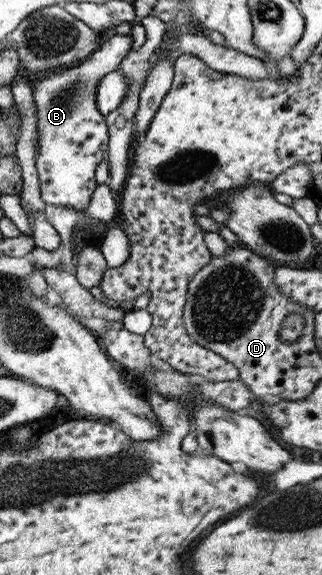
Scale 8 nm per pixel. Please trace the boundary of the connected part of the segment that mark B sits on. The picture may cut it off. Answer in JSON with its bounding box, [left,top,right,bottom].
[31,35,132,208]

